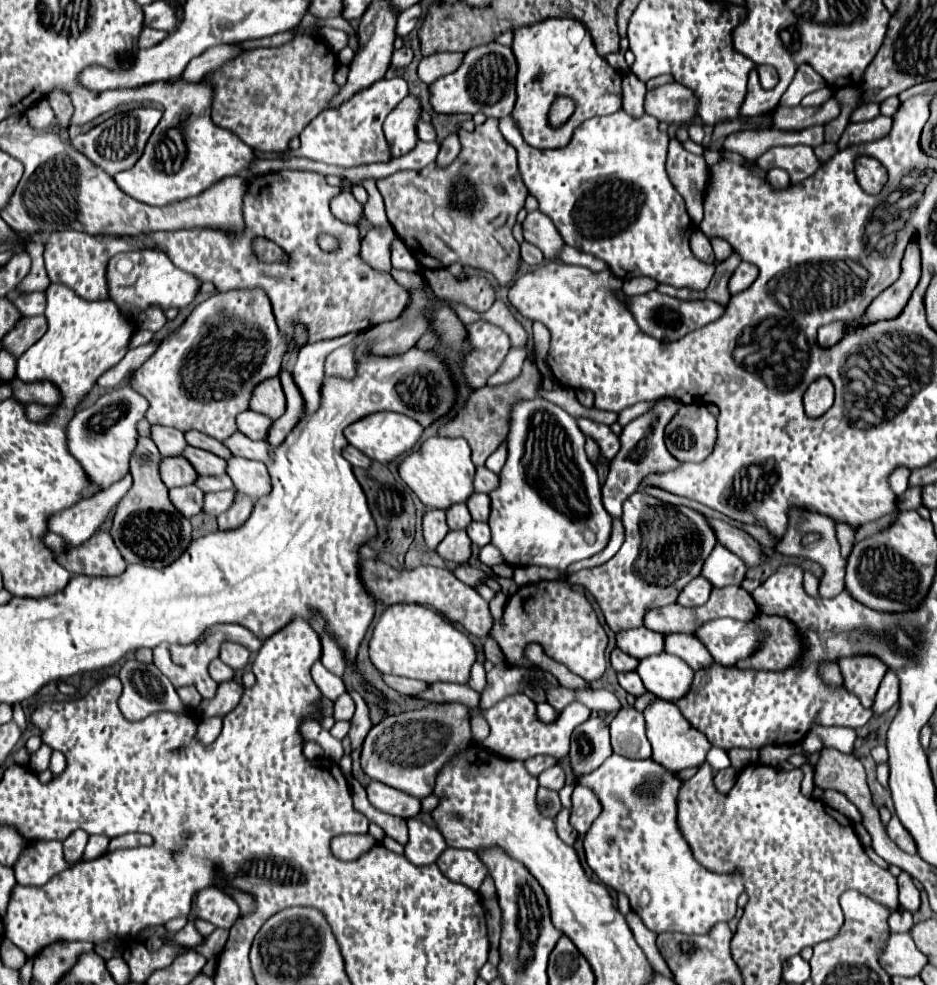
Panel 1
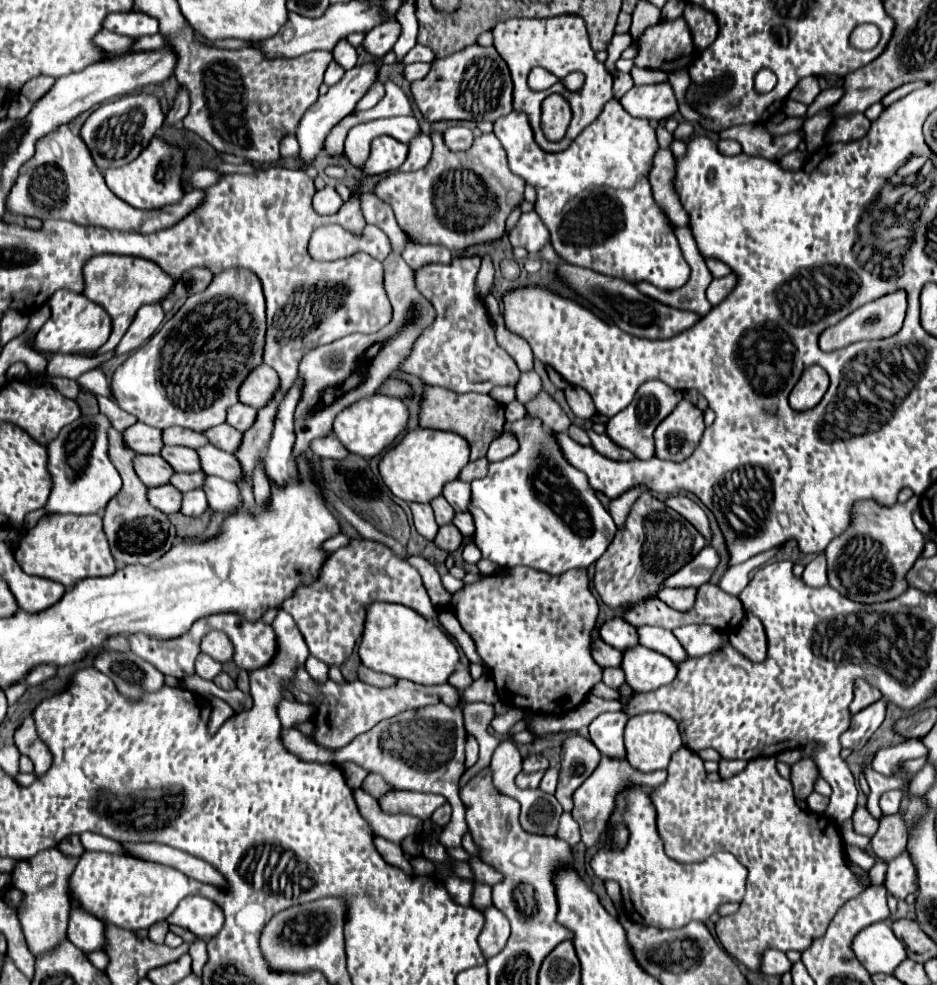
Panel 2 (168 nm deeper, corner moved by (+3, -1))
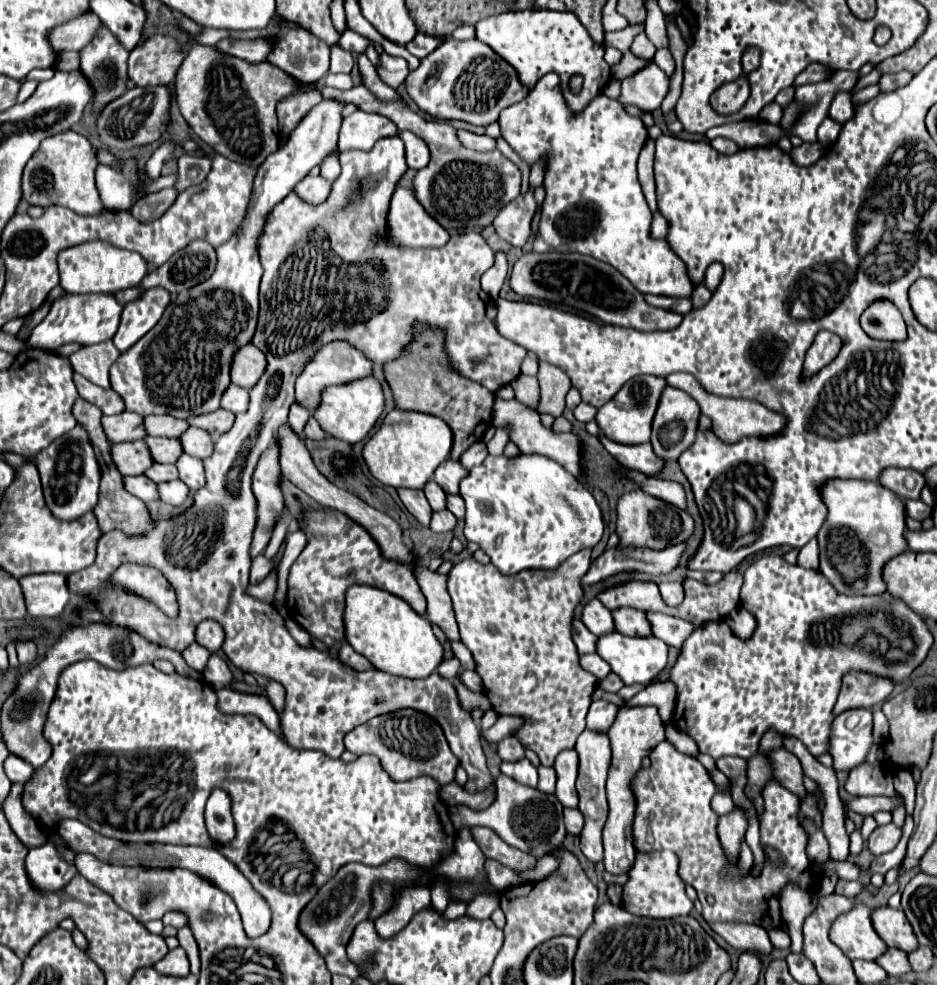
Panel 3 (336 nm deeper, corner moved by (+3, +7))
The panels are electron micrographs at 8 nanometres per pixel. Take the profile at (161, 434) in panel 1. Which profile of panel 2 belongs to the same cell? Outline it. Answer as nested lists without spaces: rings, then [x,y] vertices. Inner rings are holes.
[[[142,422],[132,424],[130,428],[124,430],[124,442],[130,450],[136,454],[160,454],[162,440],[160,440],[160,430],[146,426]]]

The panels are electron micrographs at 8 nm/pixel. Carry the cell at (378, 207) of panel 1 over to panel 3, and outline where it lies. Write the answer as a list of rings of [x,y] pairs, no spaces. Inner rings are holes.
[[[354,112],[342,122],[338,150],[370,150],[376,140],[396,134],[396,124],[392,124],[386,116],[374,112]]]

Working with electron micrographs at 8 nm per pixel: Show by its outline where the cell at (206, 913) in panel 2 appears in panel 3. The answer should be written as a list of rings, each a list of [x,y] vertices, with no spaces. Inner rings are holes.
[[[168,912],[168,914],[164,914],[162,922],[176,926],[176,928],[182,928],[182,926],[188,926],[188,916],[184,912]]]

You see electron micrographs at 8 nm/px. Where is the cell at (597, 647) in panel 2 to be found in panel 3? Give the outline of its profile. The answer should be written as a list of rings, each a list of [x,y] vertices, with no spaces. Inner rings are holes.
[[[580,610],[574,616],[574,642],[578,646],[580,654],[594,654],[596,652],[596,640],[598,636],[594,636],[592,632],[588,632],[588,628],[584,626],[584,622],[580,620]]]

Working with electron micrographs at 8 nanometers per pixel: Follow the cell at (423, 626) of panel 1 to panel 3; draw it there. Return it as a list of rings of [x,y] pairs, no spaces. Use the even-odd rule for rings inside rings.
[[[352,586],[346,594],[344,624],[350,646],[382,672],[404,678],[424,678],[430,676],[444,660],[444,646],[434,636],[430,622],[412,612],[412,606],[406,600],[384,590]]]

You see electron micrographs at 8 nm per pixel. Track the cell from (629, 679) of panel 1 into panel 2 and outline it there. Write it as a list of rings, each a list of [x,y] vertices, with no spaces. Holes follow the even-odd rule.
[[[602,668],[602,680],[606,686],[620,688],[624,684],[624,672],[620,668]]]

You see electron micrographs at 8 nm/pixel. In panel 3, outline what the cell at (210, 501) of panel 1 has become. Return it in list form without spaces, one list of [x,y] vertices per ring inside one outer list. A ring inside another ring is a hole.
[[[182,480],[162,482],[162,484],[158,484],[158,490],[160,490],[160,498],[172,506],[182,506],[190,496],[190,488],[186,484],[182,484]]]

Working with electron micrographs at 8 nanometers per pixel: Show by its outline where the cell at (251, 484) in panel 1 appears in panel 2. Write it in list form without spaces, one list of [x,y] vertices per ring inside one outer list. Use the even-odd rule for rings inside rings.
[[[204,444],[196,452],[198,452],[204,474],[214,474],[228,482],[234,482],[236,476],[240,474],[240,464],[236,464],[236,458],[232,454],[220,450],[212,444]]]

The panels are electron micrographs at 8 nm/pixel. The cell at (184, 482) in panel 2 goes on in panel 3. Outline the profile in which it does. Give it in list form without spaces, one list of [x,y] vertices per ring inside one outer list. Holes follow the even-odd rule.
[[[154,464],[152,468],[146,470],[146,476],[156,482],[170,482],[178,478],[178,472],[174,464]]]

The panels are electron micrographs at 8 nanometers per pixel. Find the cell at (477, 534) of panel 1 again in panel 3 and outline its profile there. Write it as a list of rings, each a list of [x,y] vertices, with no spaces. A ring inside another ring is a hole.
[[[448,496],[446,508],[448,508],[458,520],[464,518],[464,500],[462,500],[462,496]]]

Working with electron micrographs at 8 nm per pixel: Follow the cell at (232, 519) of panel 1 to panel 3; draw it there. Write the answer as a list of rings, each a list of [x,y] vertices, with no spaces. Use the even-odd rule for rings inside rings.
[[[182,454],[182,456],[178,458],[176,466],[178,466],[178,472],[180,472],[180,480],[182,480],[184,484],[188,484],[192,492],[204,488],[206,476],[204,476],[204,464],[202,464],[202,460],[196,460],[194,456]]]

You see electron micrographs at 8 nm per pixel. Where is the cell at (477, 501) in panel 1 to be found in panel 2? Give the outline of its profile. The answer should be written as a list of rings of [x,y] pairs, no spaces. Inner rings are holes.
[[[452,480],[450,484],[444,484],[442,496],[448,500],[448,504],[456,512],[466,512],[468,500],[470,500],[470,484],[462,482],[462,480]]]

